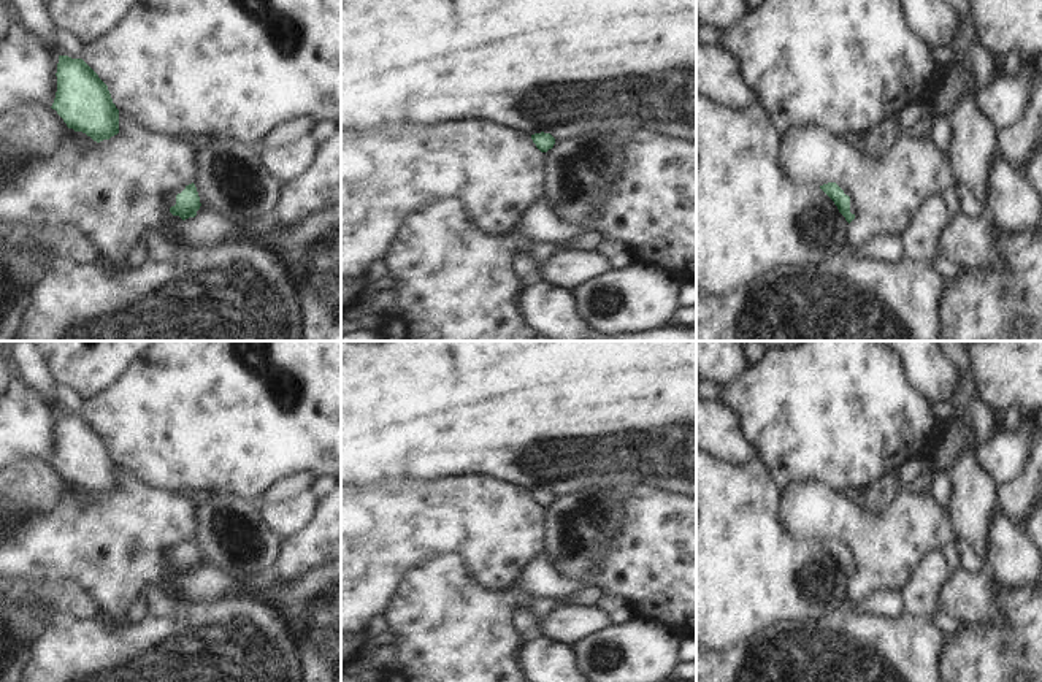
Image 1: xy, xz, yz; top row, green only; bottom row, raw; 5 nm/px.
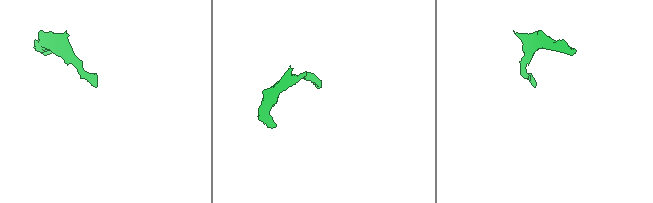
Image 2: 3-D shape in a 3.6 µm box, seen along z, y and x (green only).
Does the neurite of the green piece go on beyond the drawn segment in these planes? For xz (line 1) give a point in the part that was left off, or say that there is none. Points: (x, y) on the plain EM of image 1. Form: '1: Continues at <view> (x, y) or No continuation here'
1: No continuation here

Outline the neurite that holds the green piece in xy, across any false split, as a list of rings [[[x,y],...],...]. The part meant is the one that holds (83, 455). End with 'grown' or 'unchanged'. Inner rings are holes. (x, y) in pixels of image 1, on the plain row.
[[[59,411],[56,431],[57,447],[51,463],[68,484],[97,498],[119,489],[119,465],[108,441],[82,414]]]; unchanged

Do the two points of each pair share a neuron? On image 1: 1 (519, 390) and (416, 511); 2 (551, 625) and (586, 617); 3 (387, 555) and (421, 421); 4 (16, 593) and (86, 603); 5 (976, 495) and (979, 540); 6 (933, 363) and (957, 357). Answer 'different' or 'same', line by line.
1: different
2: same
3: different
4: same
5: same
6: different

